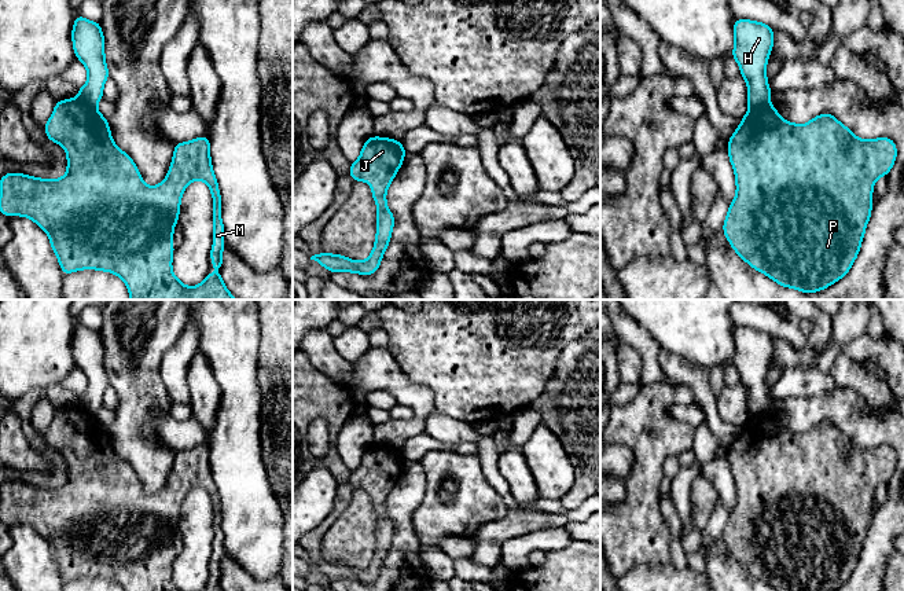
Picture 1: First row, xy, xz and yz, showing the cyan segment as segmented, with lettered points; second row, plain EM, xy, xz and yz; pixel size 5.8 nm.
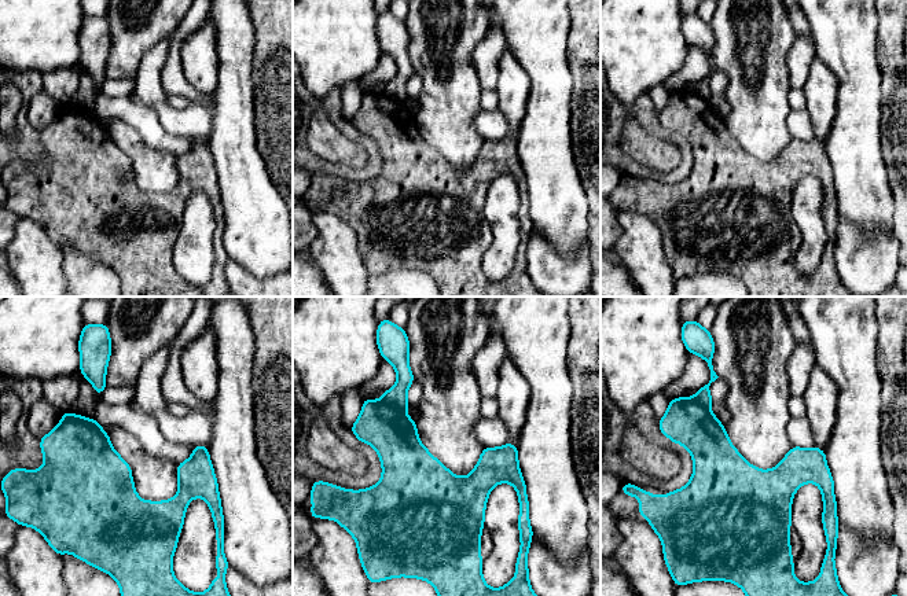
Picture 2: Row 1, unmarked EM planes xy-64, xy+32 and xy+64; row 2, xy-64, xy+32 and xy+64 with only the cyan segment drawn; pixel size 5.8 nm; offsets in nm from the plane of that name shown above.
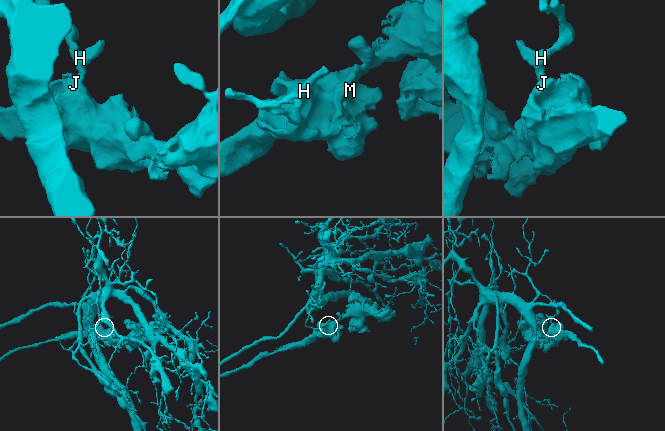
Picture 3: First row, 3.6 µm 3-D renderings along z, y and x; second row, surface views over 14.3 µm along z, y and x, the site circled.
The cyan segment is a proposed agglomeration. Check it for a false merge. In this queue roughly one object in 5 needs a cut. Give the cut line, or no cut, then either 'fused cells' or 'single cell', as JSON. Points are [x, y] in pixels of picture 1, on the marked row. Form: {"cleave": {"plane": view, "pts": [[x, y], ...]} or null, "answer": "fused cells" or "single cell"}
{"cleave": {"plane": "xy", "pts": [[77, 98], [95, 107]]}, "answer": "fused cells"}

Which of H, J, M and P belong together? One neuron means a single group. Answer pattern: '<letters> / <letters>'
H / J M P

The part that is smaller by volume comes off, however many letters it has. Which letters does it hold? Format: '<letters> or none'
J, M, P

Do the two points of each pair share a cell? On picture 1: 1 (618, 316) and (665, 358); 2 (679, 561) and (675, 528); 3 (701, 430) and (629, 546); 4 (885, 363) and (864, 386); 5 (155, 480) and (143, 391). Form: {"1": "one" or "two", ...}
{"1": "two", "2": "one", "3": "two", "4": "two", "5": "one"}

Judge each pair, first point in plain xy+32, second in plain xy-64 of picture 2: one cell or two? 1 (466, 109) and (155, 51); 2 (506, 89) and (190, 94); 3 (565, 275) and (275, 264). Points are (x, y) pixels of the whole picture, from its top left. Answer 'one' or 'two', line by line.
1: two
2: two
3: two

